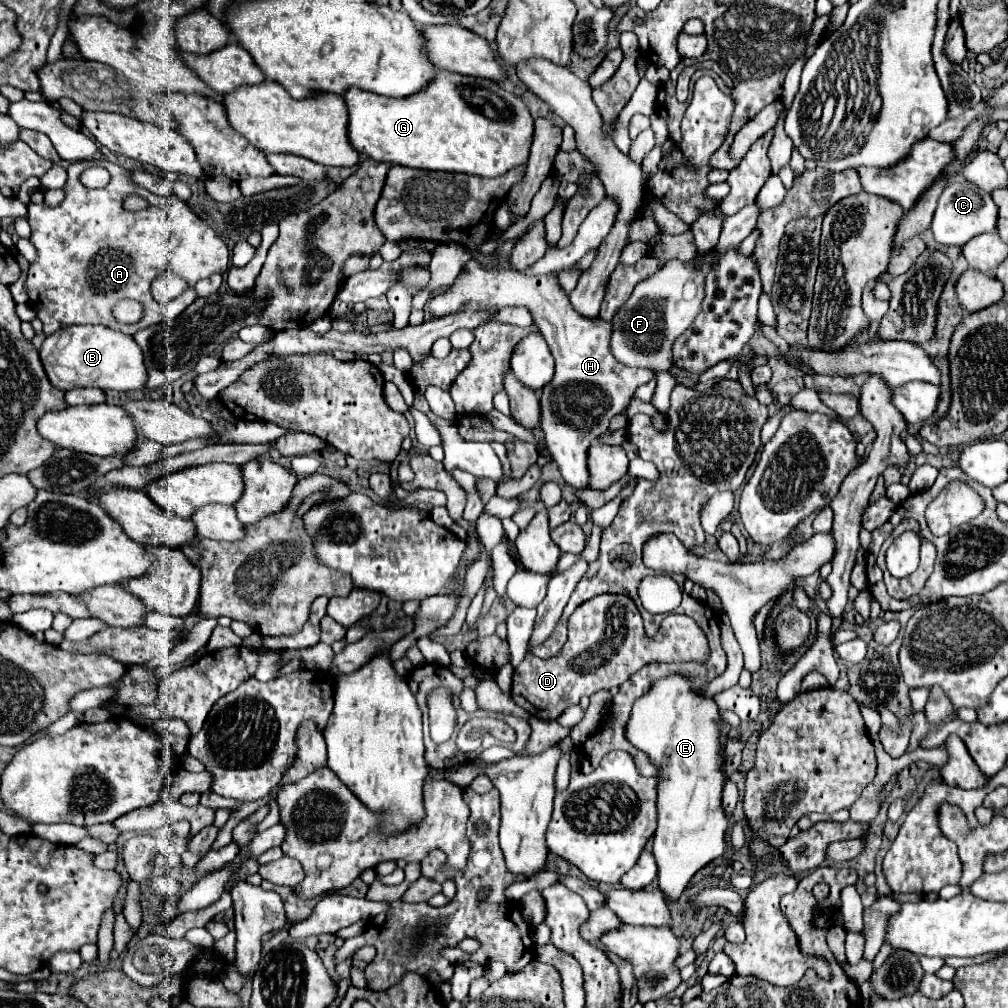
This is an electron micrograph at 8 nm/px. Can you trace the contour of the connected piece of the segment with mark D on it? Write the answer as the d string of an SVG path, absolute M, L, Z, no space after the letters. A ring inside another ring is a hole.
M604 594L580 604L568 618L568 640L564 648L548 658L526 656L514 672L512 700L524 712L540 720L554 720L566 708L600 688L614 688L626 682L636 670L650 662L704 662L708 660L708 638L690 616L672 614L662 622L654 640L644 636L642 616L628 596Z

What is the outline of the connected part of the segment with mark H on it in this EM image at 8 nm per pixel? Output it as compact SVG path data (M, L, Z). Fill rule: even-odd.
M514 240L504 242L496 254L502 264L498 270L486 270L480 262L470 260L464 276L454 282L454 288L442 296L436 296L430 304L434 316L446 316L458 312L464 302L470 302L472 308L484 308L486 304L504 308L504 306L526 306L532 312L534 322L540 326L540 332L556 360L554 380L540 392L542 394L542 430L544 442L550 456L558 462L564 480L574 488L588 488L588 470L586 470L586 450L588 446L608 430L610 418L620 414L634 390L640 384L646 384L654 378L652 370L630 368L620 364L610 354L610 322L600 318L584 318L576 314L568 302L568 296L558 286L556 276L524 276L508 268L504 262L512 250Z

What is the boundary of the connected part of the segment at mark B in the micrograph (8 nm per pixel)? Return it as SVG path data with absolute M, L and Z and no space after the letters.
M68 326L58 330L56 334L48 336L40 348L40 360L44 364L44 370L48 374L48 380L60 388L60 390L72 390L72 388L90 388L98 386L100 390L140 390L146 386L146 368L144 368L144 356L140 352L140 346L136 340L128 334L122 334L120 330L112 330L108 326Z

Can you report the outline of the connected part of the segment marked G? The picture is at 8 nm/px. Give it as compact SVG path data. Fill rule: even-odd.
M436 70L436 76L428 82L428 88L422 88L420 92L400 100L376 96L374 92L364 92L358 88L350 88L342 98L348 108L348 140L352 148L364 158L410 168L464 172L488 178L508 172L510 168L522 164L530 154L534 120L526 104L492 80Z

